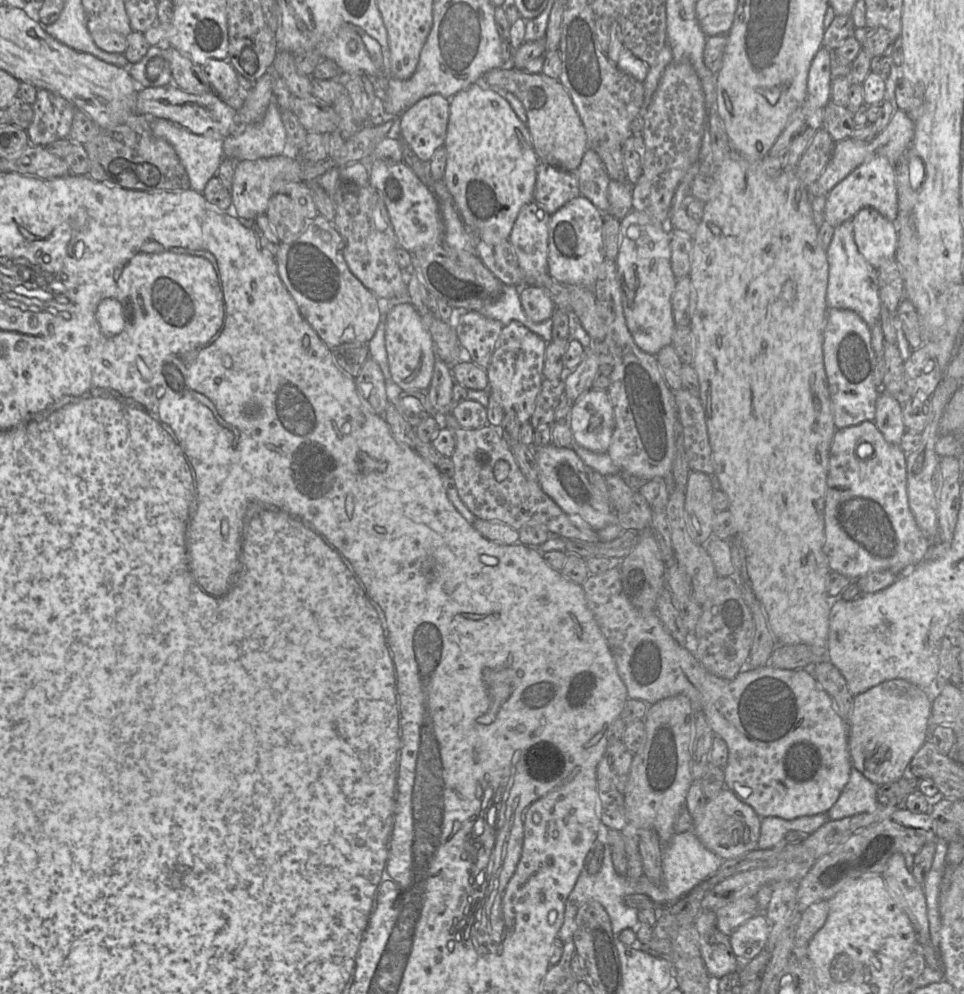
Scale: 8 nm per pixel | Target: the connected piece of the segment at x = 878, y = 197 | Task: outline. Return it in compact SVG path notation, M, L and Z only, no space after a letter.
M884 156L870 157L827 194L824 220L832 227L837 227L844 221L852 219L864 207L872 207L889 221L896 223L898 215L896 168Z

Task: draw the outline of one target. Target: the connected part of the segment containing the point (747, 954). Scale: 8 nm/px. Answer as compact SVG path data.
M759 913L740 925L729 941L734 955L742 963L756 958L766 949L769 926L764 913Z

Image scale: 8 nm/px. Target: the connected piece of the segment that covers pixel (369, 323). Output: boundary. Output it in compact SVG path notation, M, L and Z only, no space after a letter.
M317 215L308 228L292 242L281 242L275 255L278 274L297 304L304 319L329 349L342 344L368 343L381 320L379 299L349 270L344 259L344 238L322 215Z

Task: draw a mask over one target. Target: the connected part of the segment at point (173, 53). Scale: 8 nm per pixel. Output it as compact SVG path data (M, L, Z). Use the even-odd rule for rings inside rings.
M173 47L160 49L162 55L170 63L172 83L177 87L191 94L204 94L213 91L202 66L195 64Z

